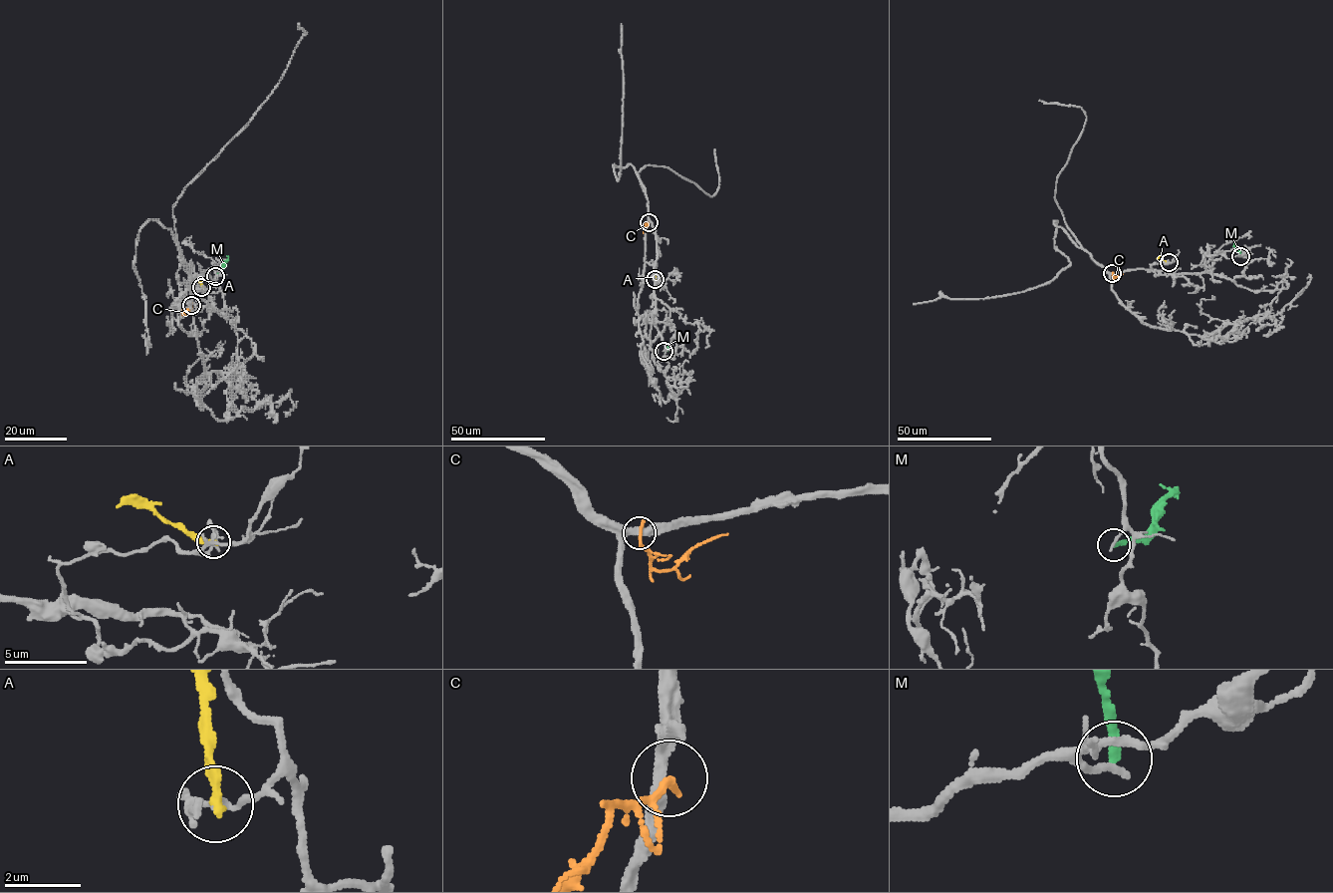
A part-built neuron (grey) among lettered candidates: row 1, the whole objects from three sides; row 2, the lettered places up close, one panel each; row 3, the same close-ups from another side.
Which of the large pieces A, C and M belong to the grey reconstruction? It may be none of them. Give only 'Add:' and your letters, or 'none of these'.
Add: none of these

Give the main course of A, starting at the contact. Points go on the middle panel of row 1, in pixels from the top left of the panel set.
A: (655, 279), (655, 267)

